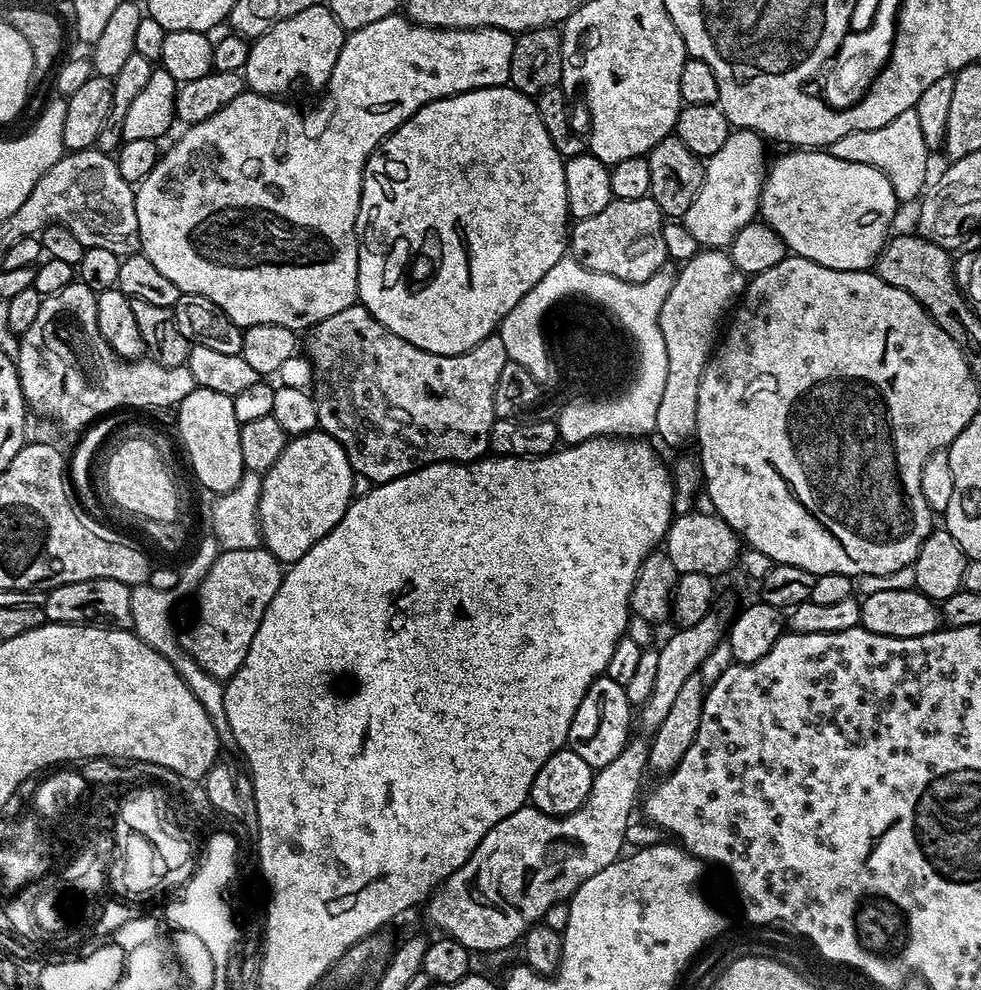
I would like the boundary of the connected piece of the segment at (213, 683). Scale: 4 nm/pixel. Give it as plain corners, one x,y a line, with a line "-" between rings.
148,583
135,585
130,594
131,631
135,632
138,638
142,638
142,642
154,646
154,650
158,650
158,654
166,657
174,666
174,670
178,670
182,682
190,686
190,694
194,694
194,698
202,702
202,710
206,710
216,731
219,747
235,749
234,730
230,730
230,721
226,719
225,685
215,680
210,674
206,674
206,670
202,670
202,666
198,666
198,662
194,662
192,655
182,647
181,637
180,640
176,637
176,624
172,621
172,599
174,599
173,593
154,590
154,586

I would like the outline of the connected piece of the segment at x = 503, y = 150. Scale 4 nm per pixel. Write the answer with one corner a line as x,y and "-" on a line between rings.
505,86
503,88
479,88
478,90
463,92
457,96
447,96
441,100
435,100
419,108
407,122
395,128
395,130
374,149
364,167
360,209
358,210
358,218
356,219
356,238
358,241
358,290
356,294
359,303
364,305
364,309
366,309
375,320
382,322
382,326
386,326
386,330
398,334
398,338
406,338
406,342
410,342
410,346
418,346
418,350
426,350
430,354
457,356
463,352
469,352
474,346
478,346
478,342
482,342
486,337
493,335
493,333
499,329
502,318
506,318
506,314
510,314
510,310
514,310
514,306
518,306
518,302
522,302
522,298
525,294
538,282
542,282
542,274
546,274
546,270
550,270
550,266
554,266
558,261
565,259
566,253
569,251
570,217
568,215
568,203
566,202
566,174
564,173
564,161
565,157
560,155
560,151
554,146
554,142
550,142
550,134
546,134
546,126
542,126
542,118
536,109
535,99
531,96
527,96
525,92
518,91
517,88
511,86

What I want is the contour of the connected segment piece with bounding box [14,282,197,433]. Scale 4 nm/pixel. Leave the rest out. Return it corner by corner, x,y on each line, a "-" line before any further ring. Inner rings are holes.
79,282
58,289
53,296
43,297
41,309
35,315
34,322
19,337
14,359
16,373
20,375
24,403
35,415
37,412
40,416
57,420
68,432
79,433
100,417
117,410
134,409
137,404
145,404
149,410
175,409
182,402
182,398
186,398
186,394
190,394
197,387
194,374
190,374
187,364
167,368
158,366
158,362
147,358
120,359
119,354
106,342
106,338
102,338
102,330
98,330
96,293

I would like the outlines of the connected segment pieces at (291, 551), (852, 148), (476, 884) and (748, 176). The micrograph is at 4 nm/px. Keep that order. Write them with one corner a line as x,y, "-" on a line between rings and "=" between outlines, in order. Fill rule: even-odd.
319,430
291,437
282,454
278,454
278,462
274,462
274,466
270,466
270,470
263,473
262,477
261,500
257,508
260,539
263,547
272,552
274,558
284,566
295,564
302,554
311,550
323,536
330,534
354,499
354,473
346,458
346,450
342,450
340,443
330,434
=
915,109
903,111
894,118
894,121
876,130
851,132
830,144
828,151
832,156
843,161
860,162
862,165
874,166
875,169
882,170
894,186
897,201
912,199
915,201
925,189
930,149
922,138
922,129
=
629,739
627,746
622,750
622,754
618,754
618,758
614,758
614,762
608,763
607,766
595,769
592,785
590,786
590,794
586,798
586,802
578,810
574,810
565,816
551,816
542,810
531,806
525,806
514,810
514,814
510,814
510,818
502,818
502,822
498,822
498,826
491,828
486,834
486,838
482,838
476,842
475,848
471,849
468,854
468,860
461,863
458,870
454,870
446,877
442,883
427,897
428,903
428,920
437,928
437,933
454,938
458,942
462,942
462,946
466,946
469,952
479,954
479,952
500,952
503,948
508,948
512,943
519,941
524,933
532,927
533,924
543,921
544,915
555,904
569,901
572,895
582,886
582,882
586,882
586,878
594,878
594,874
598,874
598,870
606,870
606,866
610,866
614,861
619,860
625,851
624,839
628,836
628,823
632,820
632,811
637,811
638,801
642,796
642,787
640,783
644,780
644,772
649,771
648,767
648,745
649,741
=
737,128
729,131
726,142
722,142
713,156
707,157
700,192
682,218
686,230
694,234
694,242
698,242
701,249
727,249
738,230
757,219
766,175
764,147
766,141
763,136

